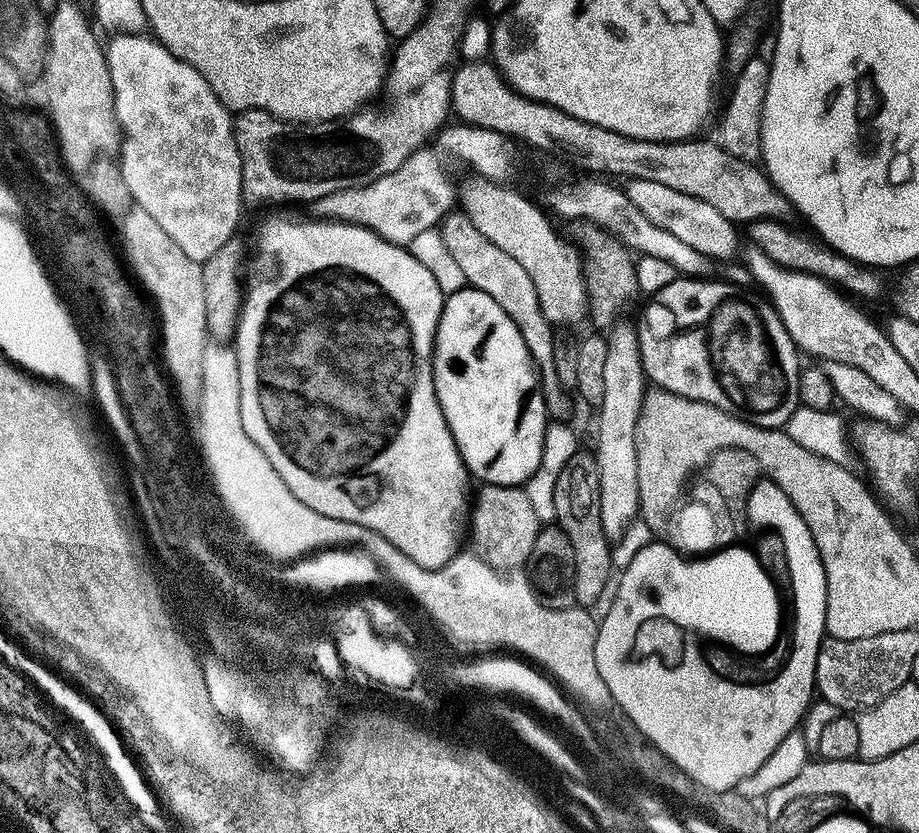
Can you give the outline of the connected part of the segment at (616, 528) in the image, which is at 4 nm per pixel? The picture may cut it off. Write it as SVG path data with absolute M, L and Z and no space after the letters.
M617 323L607 335L606 350L606 394L598 406L600 425L596 428L596 461L598 462L598 478L600 479L600 505L602 506L602 530L606 530L609 541L616 539L631 526L637 523L640 515L640 498L638 492L638 454L634 446L634 430L638 426L638 414L642 410L646 377L642 358L640 357L640 333L637 325Z

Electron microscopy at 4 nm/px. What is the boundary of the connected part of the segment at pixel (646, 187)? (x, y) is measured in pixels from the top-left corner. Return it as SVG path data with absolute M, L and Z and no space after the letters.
M649 180L627 181L626 191L630 202L654 222L654 226L662 226L664 230L670 230L674 238L686 242L686 246L694 246L702 255L714 262L728 260L736 252L737 227L732 221L722 218L714 206L702 202L698 198L690 198L690 194L682 194L678 190L670 190L670 186L658 186L658 182Z

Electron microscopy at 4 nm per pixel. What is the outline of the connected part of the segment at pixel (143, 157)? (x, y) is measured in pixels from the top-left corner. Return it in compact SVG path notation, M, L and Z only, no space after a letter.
M116 34L113 40L106 44L106 55L108 58L108 69L112 79L112 89L114 90L114 106L116 107L116 117L120 123L122 133L122 147L118 153L118 163L122 178L129 186L135 207L146 210L162 229L180 246L186 256L203 262L210 259L226 242L230 242L237 235L236 227L240 224L240 211L246 208L244 202L244 186L242 184L242 158L236 145L236 129L234 127L233 113L216 97L214 90L208 85L208 80L194 66L182 62L159 40L148 34Z

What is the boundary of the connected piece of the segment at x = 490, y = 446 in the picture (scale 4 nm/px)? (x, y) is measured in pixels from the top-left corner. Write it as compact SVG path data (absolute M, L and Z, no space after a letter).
M465 286L446 296L432 342L432 377L456 449L475 479L477 476L484 484L524 486L531 476L541 471L540 459L546 456L544 431L550 423L550 413L544 402L540 373L518 326L514 326L506 310L490 294Z

